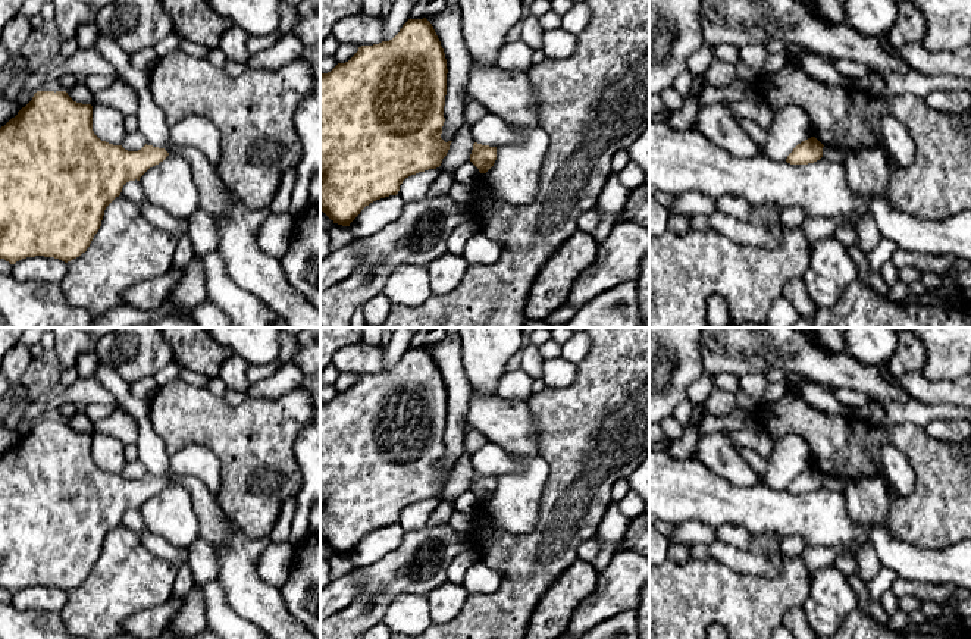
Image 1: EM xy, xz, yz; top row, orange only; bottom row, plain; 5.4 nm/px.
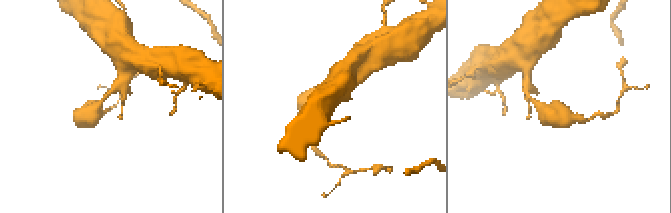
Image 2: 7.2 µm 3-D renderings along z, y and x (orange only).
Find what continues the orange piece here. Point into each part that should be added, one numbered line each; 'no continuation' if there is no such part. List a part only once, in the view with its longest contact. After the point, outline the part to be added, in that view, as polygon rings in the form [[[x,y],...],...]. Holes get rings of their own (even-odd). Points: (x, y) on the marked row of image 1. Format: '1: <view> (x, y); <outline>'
no continuation

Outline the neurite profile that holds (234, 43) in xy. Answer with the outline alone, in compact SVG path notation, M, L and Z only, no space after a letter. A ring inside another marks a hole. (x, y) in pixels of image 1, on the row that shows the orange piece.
M232 25L223 34L219 43L219 48L225 53L228 60L247 63L248 60L247 38L248 34L242 28Z

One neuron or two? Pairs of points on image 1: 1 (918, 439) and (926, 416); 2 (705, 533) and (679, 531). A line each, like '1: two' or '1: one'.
1: two
2: one

